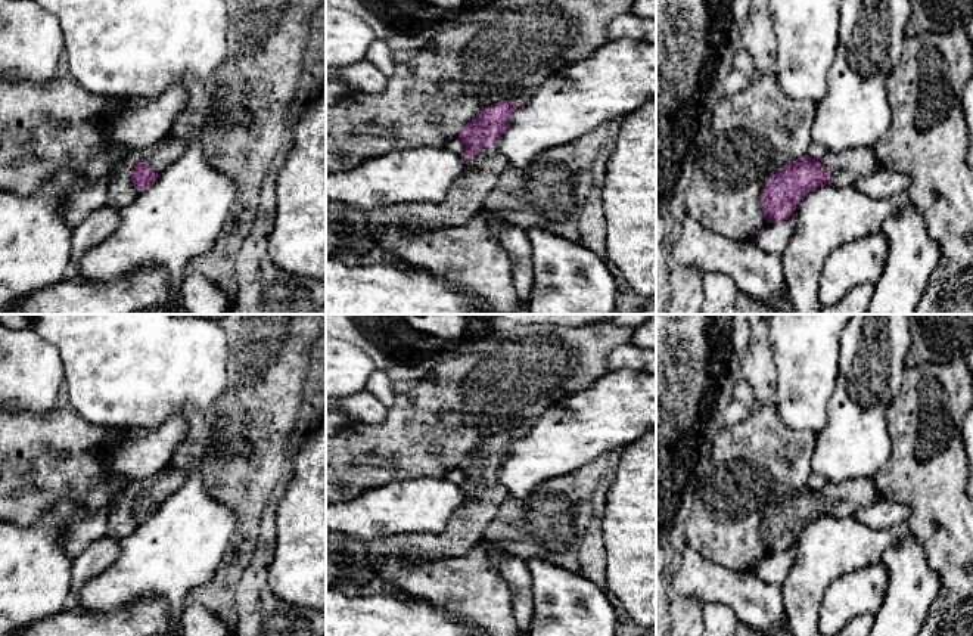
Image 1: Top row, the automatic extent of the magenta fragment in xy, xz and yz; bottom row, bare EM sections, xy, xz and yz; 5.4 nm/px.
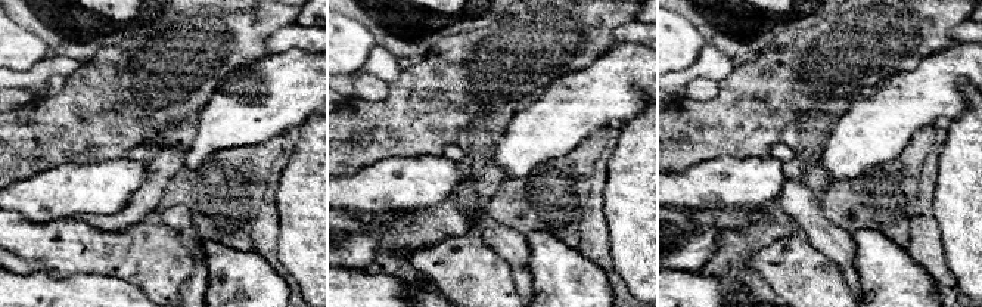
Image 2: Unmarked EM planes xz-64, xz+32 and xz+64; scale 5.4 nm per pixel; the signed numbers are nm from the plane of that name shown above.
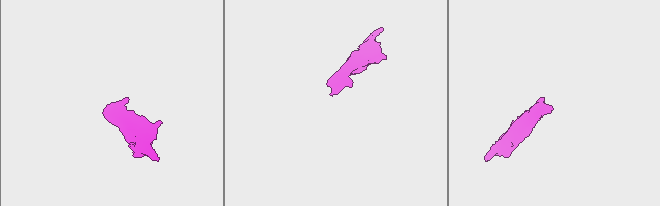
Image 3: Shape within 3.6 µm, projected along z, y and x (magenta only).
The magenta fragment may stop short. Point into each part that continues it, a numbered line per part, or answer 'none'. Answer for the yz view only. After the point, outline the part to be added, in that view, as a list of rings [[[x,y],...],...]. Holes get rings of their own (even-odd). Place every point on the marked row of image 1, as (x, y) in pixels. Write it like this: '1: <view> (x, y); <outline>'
1: yz (845, 168); [[[857,148],[842,153],[827,151],[820,159],[833,186],[852,186],[859,177],[882,168],[873,148]]]

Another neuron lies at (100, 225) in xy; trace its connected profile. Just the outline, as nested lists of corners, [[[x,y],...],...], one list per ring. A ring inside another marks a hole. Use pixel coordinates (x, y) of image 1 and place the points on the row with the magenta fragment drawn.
[[[105,204],[99,210],[90,212],[72,233],[69,273],[66,277],[78,282],[90,282],[78,273],[78,266],[86,252],[109,239],[121,224],[119,210],[111,204]]]

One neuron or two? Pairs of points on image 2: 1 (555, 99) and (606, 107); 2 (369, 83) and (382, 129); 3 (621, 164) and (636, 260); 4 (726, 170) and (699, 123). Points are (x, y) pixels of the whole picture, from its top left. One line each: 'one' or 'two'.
1: one
2: two
3: one
4: two

